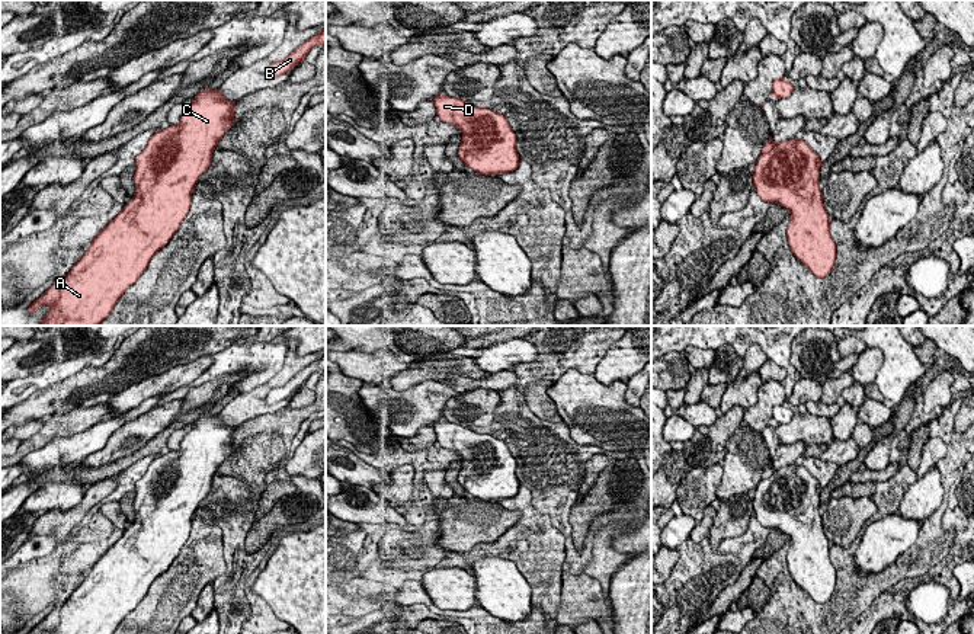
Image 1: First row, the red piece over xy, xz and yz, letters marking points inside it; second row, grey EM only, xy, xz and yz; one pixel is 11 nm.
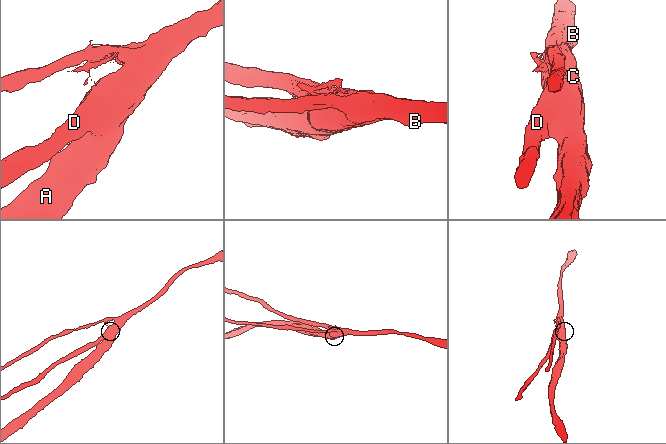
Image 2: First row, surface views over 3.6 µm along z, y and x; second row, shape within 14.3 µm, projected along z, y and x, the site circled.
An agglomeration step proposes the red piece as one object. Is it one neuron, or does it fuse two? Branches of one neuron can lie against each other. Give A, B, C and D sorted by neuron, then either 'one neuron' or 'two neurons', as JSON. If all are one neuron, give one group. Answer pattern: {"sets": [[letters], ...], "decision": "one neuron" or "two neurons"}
{"sets": [["A", "B", "C", "D"]], "decision": "one neuron"}

